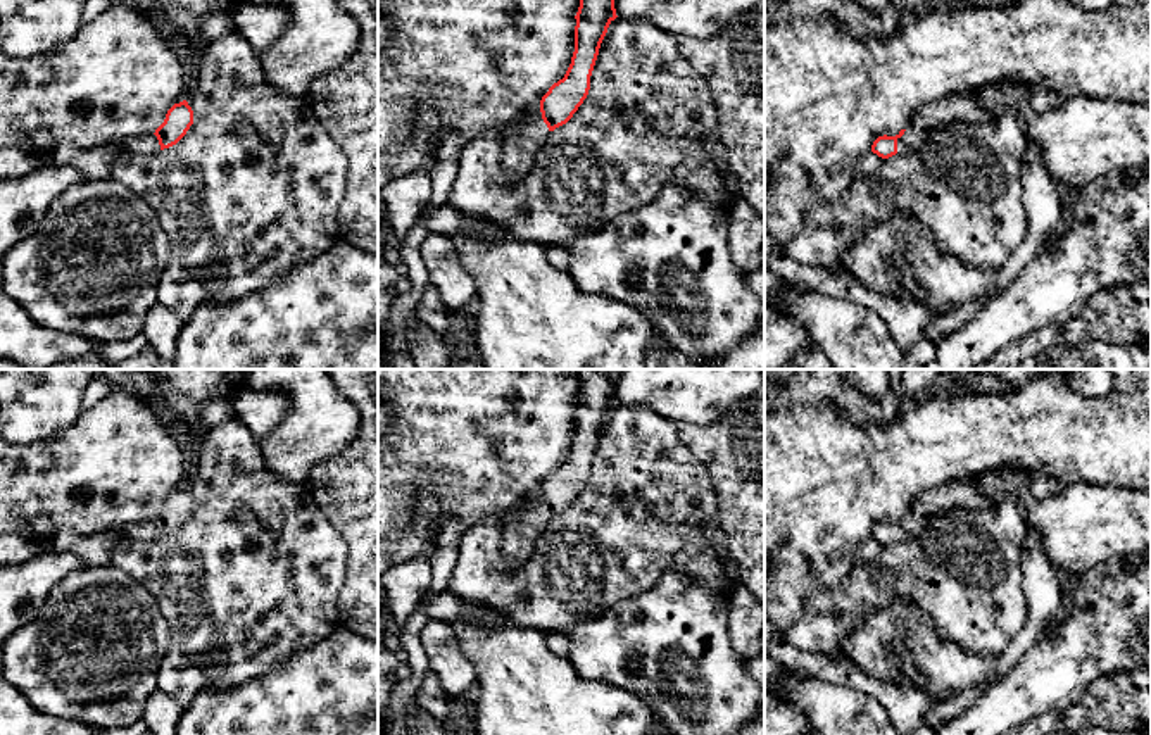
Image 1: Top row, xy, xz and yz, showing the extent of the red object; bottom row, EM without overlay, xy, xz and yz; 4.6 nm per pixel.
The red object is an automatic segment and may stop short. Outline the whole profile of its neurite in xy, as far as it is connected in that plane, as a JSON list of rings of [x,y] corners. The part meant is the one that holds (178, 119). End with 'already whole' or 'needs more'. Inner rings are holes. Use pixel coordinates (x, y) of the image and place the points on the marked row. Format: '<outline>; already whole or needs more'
[[[186,100],[174,104],[164,122],[147,136],[129,138],[121,147],[129,154],[154,155],[159,150],[176,145],[193,124],[193,110]]]; needs more

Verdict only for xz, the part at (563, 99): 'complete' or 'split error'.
split error

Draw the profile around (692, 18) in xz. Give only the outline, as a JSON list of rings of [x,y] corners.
[[[614,0],[618,17],[642,17],[663,31],[713,38],[758,0]]]

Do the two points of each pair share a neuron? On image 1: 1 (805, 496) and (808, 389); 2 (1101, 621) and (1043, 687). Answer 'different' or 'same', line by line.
1: different
2: same

